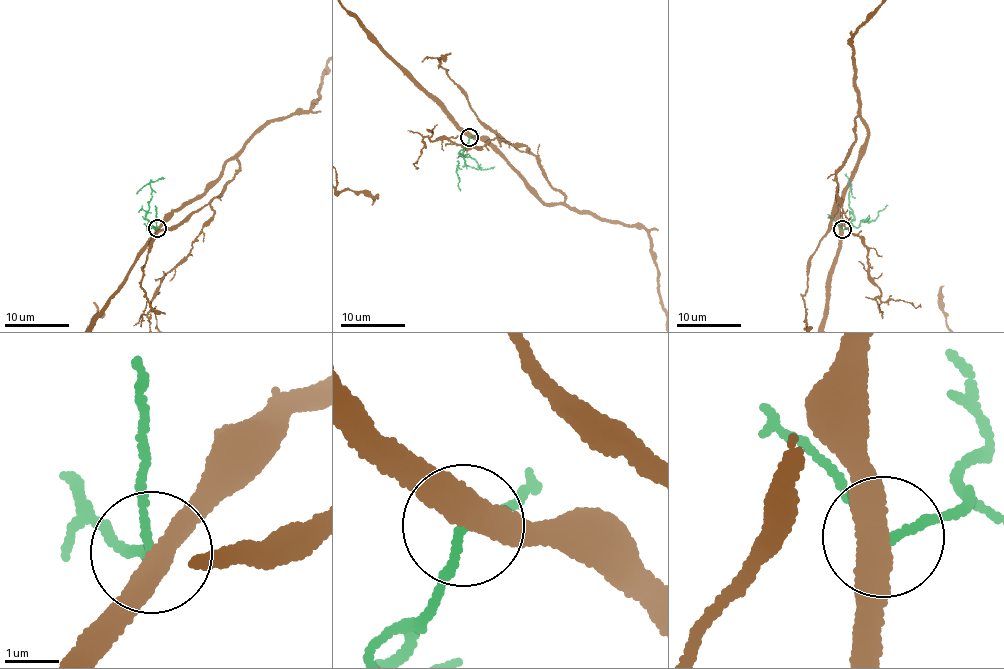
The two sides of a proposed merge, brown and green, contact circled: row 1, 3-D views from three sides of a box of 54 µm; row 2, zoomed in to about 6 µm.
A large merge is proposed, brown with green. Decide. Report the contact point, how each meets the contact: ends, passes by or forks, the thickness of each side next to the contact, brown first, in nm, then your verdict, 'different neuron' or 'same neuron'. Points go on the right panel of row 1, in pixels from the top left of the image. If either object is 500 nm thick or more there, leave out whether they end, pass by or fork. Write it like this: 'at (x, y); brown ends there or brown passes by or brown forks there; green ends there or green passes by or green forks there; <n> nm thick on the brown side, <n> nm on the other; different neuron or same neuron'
at (842, 229); brown passes by; green passes by; 420 nm thick on the brown side, 140 nm on the other; different neuron

